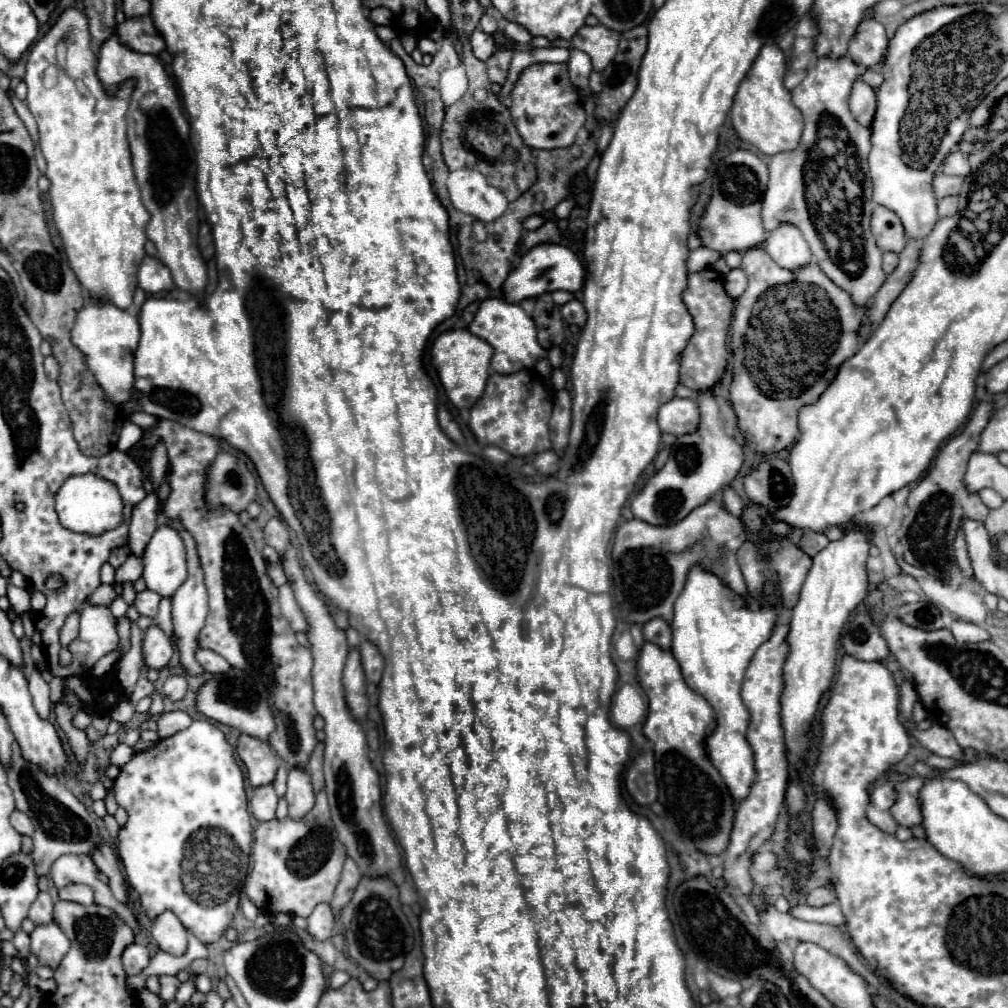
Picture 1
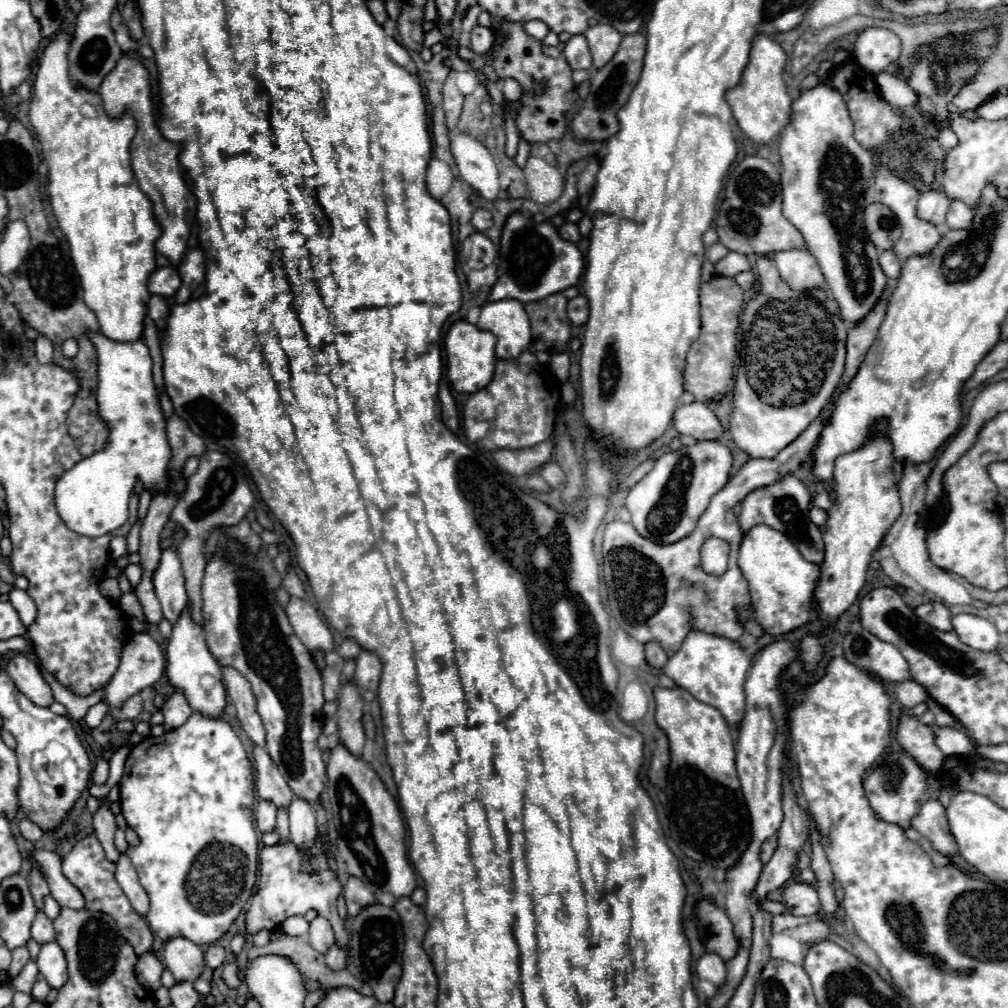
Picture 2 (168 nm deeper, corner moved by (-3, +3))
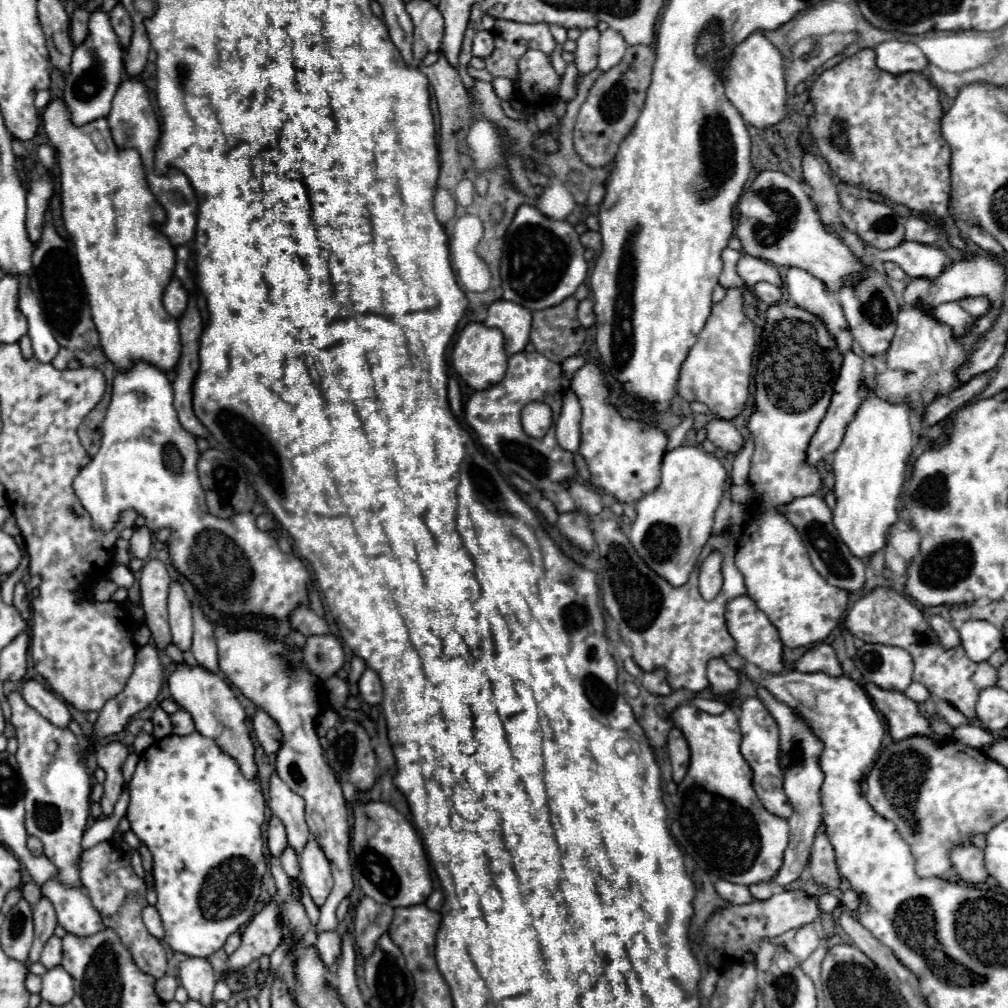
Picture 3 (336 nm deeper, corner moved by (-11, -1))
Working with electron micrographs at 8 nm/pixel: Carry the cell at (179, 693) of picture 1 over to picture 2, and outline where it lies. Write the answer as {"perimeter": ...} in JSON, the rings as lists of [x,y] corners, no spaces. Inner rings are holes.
{"perimeter":[[[180,690],[172,692],[162,706],[162,714],[164,714],[164,728],[166,730],[174,730],[180,724],[184,724],[188,720],[188,716],[192,714],[192,708],[190,708],[184,692],[180,692]]]}

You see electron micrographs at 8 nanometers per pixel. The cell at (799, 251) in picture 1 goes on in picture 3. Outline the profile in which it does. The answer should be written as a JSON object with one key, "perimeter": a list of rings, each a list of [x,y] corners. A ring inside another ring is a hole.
{"perimeter":[[[802,268],[788,270],[786,286],[788,286],[790,300],[798,308],[818,316],[824,322],[840,354],[846,354],[848,350],[854,348],[852,346],[854,340],[852,340],[852,334],[848,332],[848,322],[842,314],[842,306],[836,300],[836,294],[832,294],[818,278],[814,278]]]}

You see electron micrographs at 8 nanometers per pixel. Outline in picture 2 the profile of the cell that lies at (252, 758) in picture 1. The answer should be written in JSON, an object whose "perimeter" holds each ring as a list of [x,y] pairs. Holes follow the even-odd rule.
{"perimeter":[[[254,746],[252,750],[254,764],[256,764],[256,792],[260,798],[274,802],[278,808],[288,806],[294,798],[292,788],[288,788],[286,780],[280,776],[280,770],[276,764],[272,764],[272,758],[268,756],[264,746]]]}

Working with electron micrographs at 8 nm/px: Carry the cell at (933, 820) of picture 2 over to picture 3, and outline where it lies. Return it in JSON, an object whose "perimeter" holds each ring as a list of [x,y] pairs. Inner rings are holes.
{"perimeter":[[[954,846],[952,864],[958,876],[970,884],[982,884],[988,878],[984,868],[984,852],[976,846]]]}

